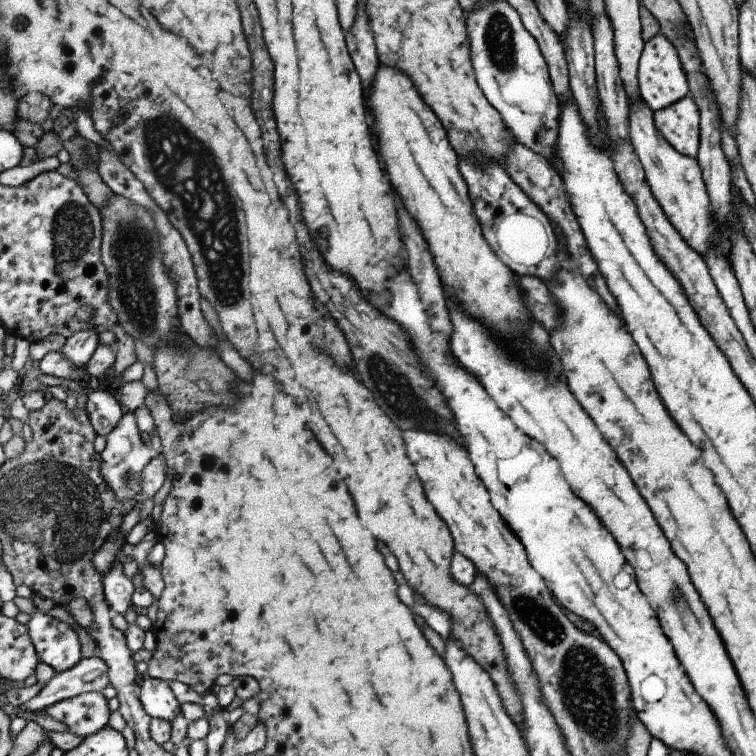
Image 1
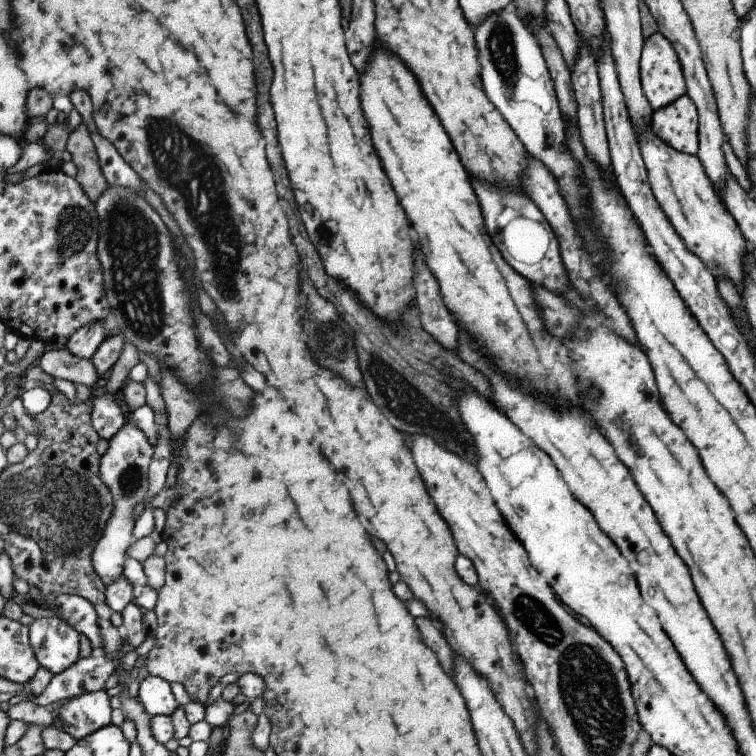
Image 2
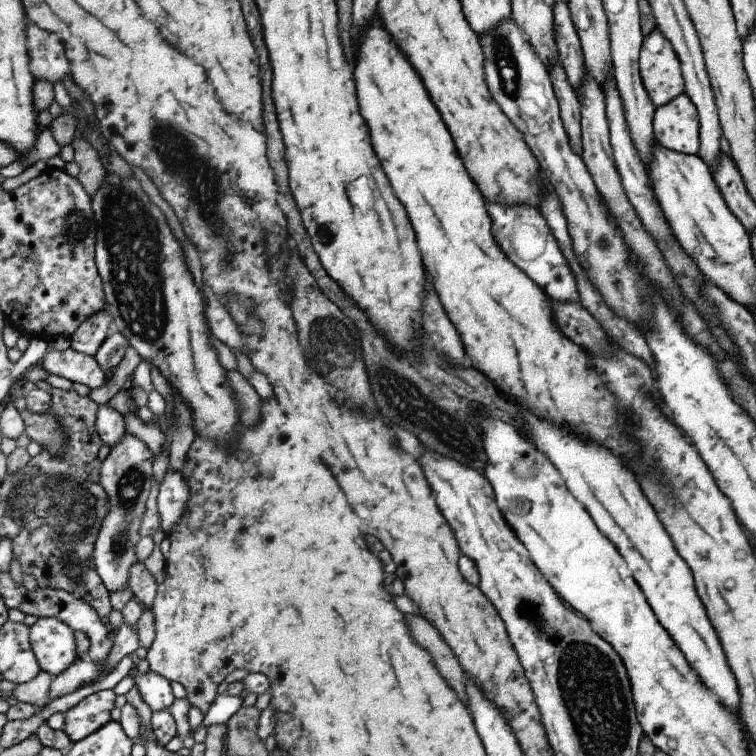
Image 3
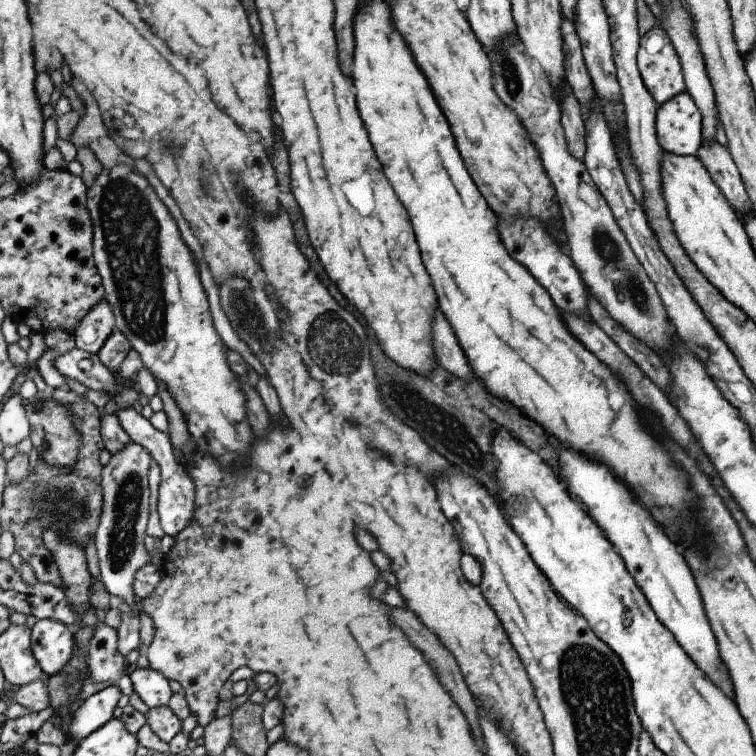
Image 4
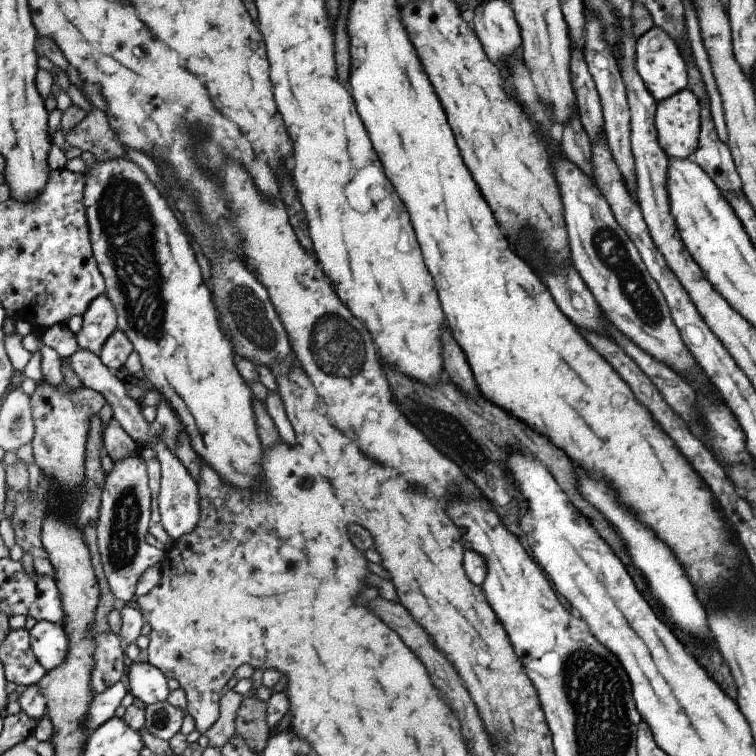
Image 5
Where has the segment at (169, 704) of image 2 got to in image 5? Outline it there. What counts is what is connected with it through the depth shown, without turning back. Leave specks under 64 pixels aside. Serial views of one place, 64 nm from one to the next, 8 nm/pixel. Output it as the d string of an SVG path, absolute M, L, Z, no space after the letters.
M133 662L127 666L129 686L135 700L143 700L147 706L153 706L157 702L167 702L171 692L167 674L153 666L151 662Z

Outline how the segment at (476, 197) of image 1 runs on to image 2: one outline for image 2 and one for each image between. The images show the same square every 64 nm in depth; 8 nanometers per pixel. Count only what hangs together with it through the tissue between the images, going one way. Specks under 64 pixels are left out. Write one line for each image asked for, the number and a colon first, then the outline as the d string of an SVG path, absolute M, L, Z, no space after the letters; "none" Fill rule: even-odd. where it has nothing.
2: M473 180L471 184L473 184L473 190L475 190L477 200L479 200L479 204L481 204L481 214L483 214L483 220L485 220L487 234L491 236L491 240L493 240L495 248L501 252L501 256L503 256L507 262L511 262L511 268L515 268L519 274L523 274L529 282L533 282L533 284L537 284L537 286L541 286L541 288L547 288L549 292L555 292L555 294L565 292L565 290L569 288L569 280L567 280L565 270L563 270L563 264L561 264L559 242L557 242L557 238L555 238L551 226L547 224L545 216L531 204L531 200L529 200L523 192L519 192L519 194L515 194L515 192L509 194L509 192L505 192L505 190L501 190L501 188L485 186L483 182L477 182L477 180ZM515 218L529 220L529 222L537 222L537 224L541 222L541 226L543 226L545 232L549 234L549 238L547 238L547 240L549 240L549 242L547 242L547 250L545 250L545 254L543 254L543 258L541 258L541 264L537 264L537 266L541 268L541 274L533 274L533 272L531 272L531 268L537 268L537 266L527 266L527 264L523 264L523 262L513 264L513 260L509 260L509 254L507 254L507 250L505 250L505 246L503 246L503 236L501 236L501 232L503 232L503 228L505 228L511 220L515 220ZM495 240L497 240L497 242L495 242Z

